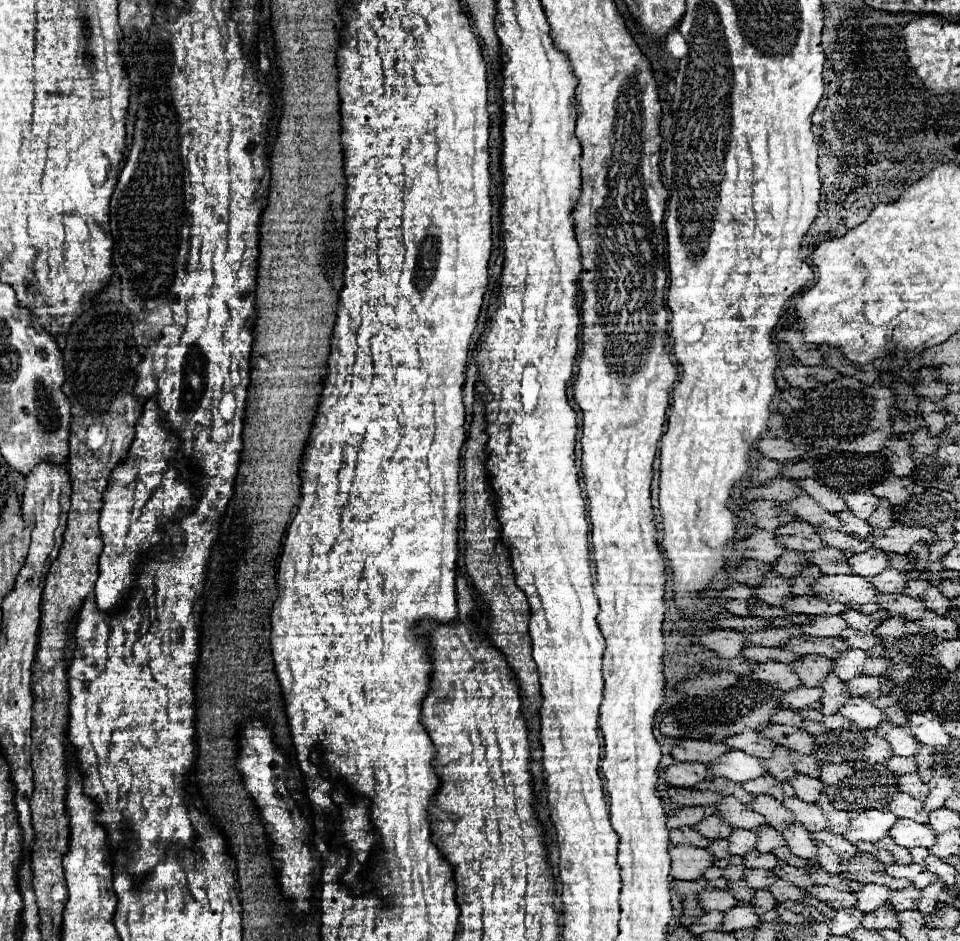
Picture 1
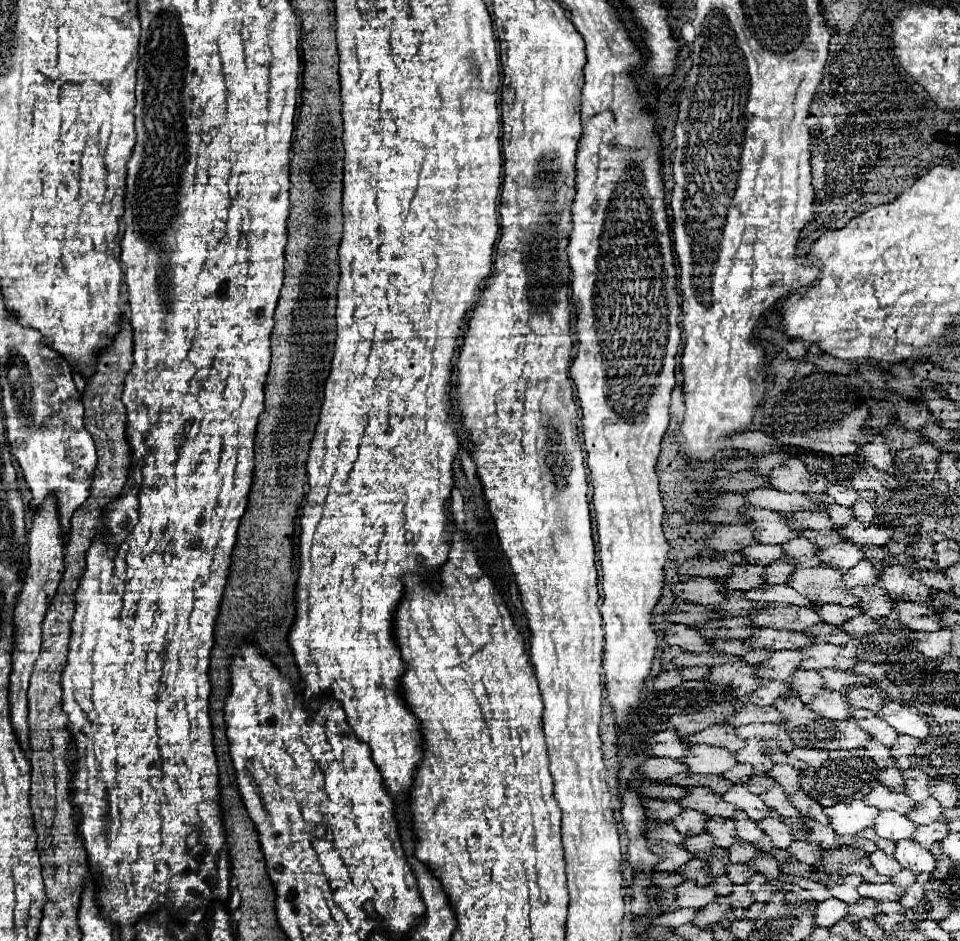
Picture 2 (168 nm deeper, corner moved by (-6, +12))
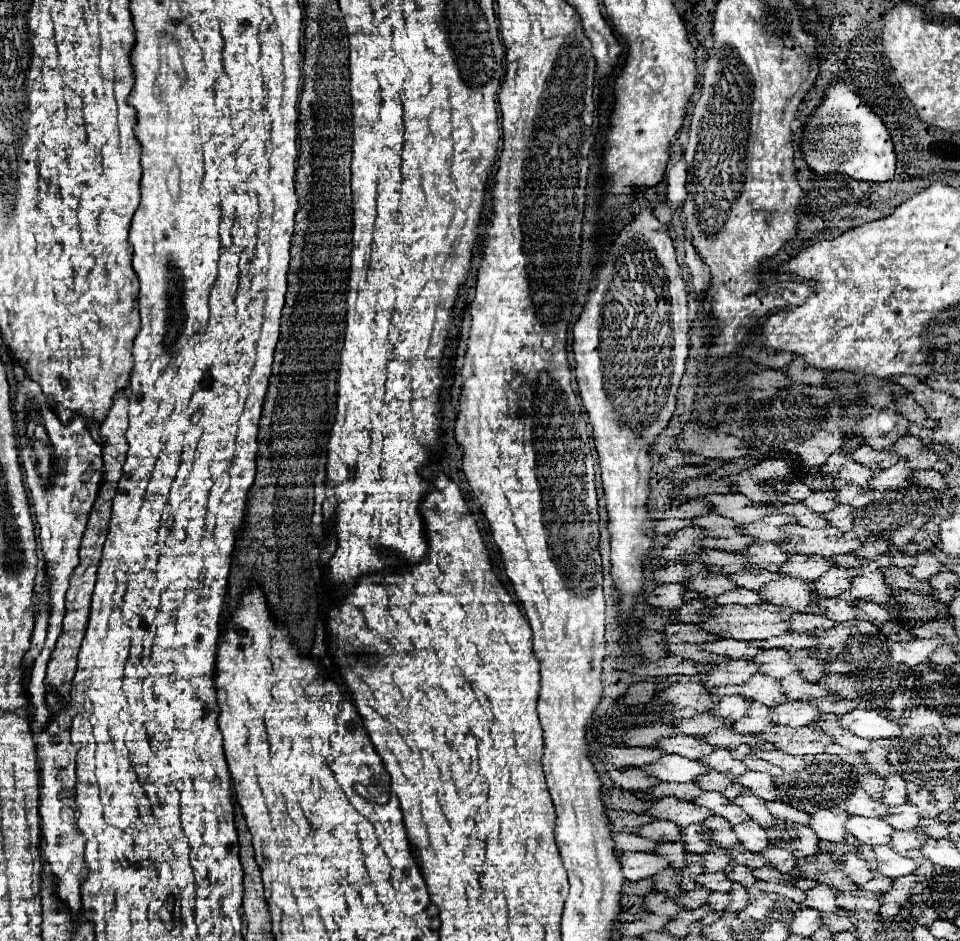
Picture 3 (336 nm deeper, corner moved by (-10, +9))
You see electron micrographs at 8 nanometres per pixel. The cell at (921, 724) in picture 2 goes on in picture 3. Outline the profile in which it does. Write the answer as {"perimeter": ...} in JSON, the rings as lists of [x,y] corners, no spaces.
{"perimeter":[[[854,709],[840,717],[840,723],[866,739],[900,737],[902,729],[882,709]]]}

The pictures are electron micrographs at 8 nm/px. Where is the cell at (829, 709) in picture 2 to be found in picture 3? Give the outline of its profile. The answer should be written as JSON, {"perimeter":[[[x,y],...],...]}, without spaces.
{"perimeter":[[[788,701],[774,709],[774,723],[776,725],[814,725],[820,719],[820,709],[810,701]]]}

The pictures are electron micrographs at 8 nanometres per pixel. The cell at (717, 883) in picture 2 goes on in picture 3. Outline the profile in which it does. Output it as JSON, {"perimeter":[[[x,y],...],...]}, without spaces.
{"perimeter":[[[696,887],[694,891],[688,891],[688,893],[684,893],[682,897],[678,897],[678,903],[682,903],[682,905],[688,907],[688,909],[698,909],[698,907],[706,905],[710,893],[712,893],[712,891],[706,889],[706,887]]]}

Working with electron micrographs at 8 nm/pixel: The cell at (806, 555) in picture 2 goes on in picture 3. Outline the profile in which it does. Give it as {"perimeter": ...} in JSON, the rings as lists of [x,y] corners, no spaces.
{"perimeter":[[[780,541],[754,543],[754,547],[750,547],[744,555],[752,559],[752,567],[762,567],[768,571],[778,571],[790,557],[786,545]]]}

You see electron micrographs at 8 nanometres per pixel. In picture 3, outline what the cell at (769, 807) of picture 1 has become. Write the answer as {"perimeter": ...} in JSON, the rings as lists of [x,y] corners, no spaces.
{"perimeter":[[[708,791],[708,793],[704,793],[702,797],[698,797],[698,799],[694,799],[698,805],[704,805],[704,807],[708,807],[708,809],[712,809],[716,815],[720,815],[720,817],[728,817],[728,821],[730,823],[746,823],[750,817],[748,817],[748,813],[742,809],[742,807],[738,807],[734,801],[730,801],[724,793],[720,793],[720,791]]]}

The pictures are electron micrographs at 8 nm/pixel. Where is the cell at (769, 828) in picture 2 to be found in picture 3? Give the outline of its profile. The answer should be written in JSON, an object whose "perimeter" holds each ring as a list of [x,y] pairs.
{"perimeter":[[[746,821],[746,823],[740,823],[740,825],[734,825],[734,831],[738,831],[738,839],[748,851],[760,853],[770,845],[768,831],[762,825],[754,823],[754,821]]]}

